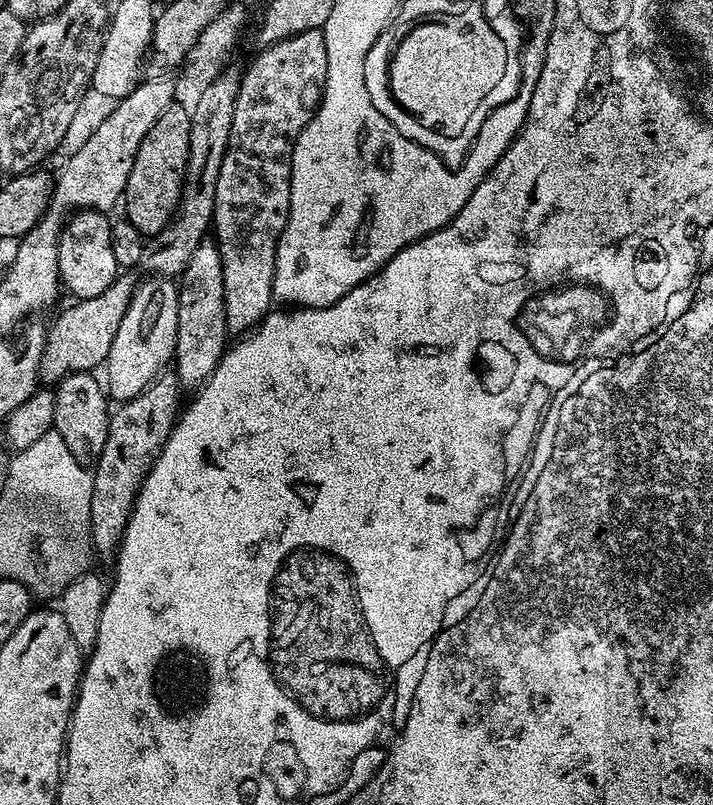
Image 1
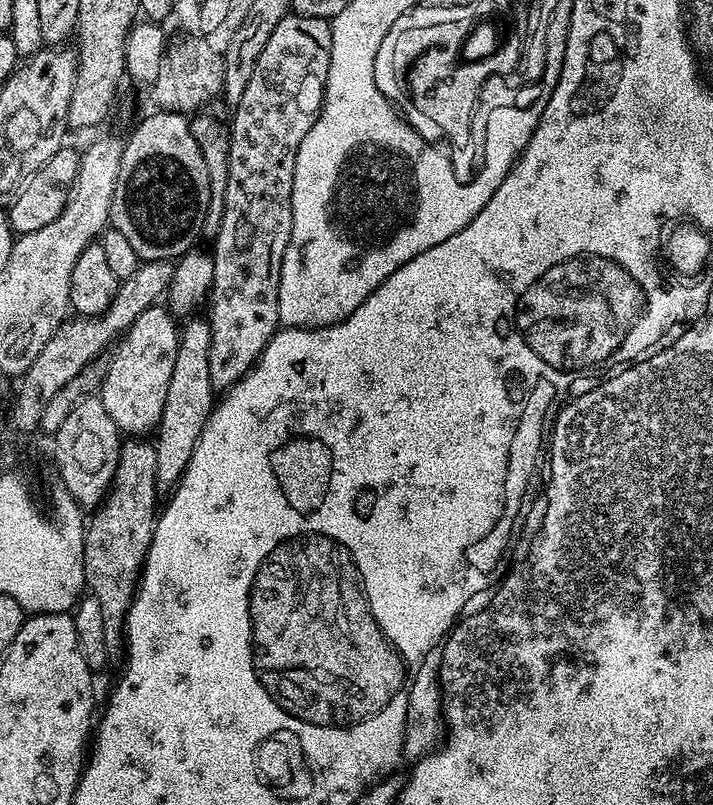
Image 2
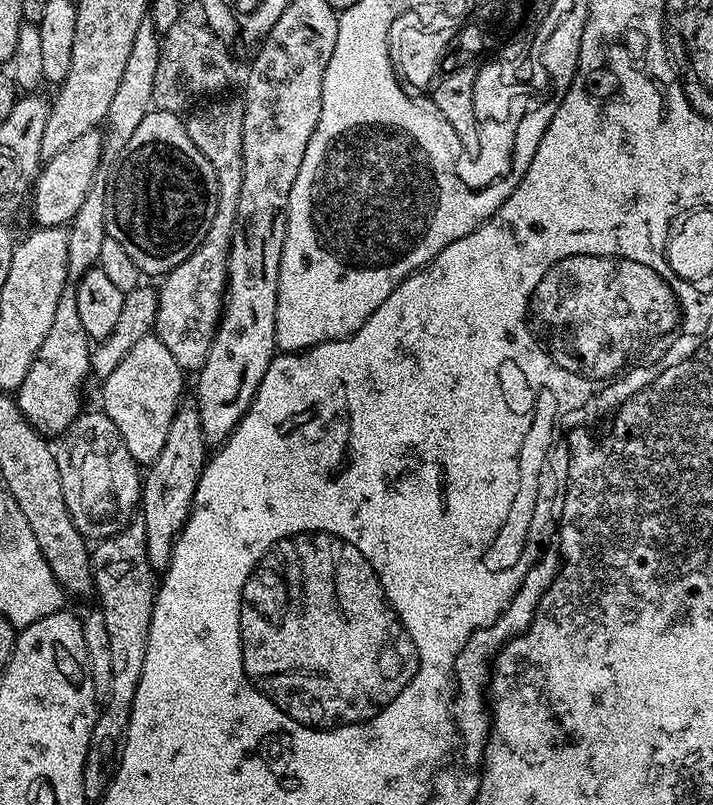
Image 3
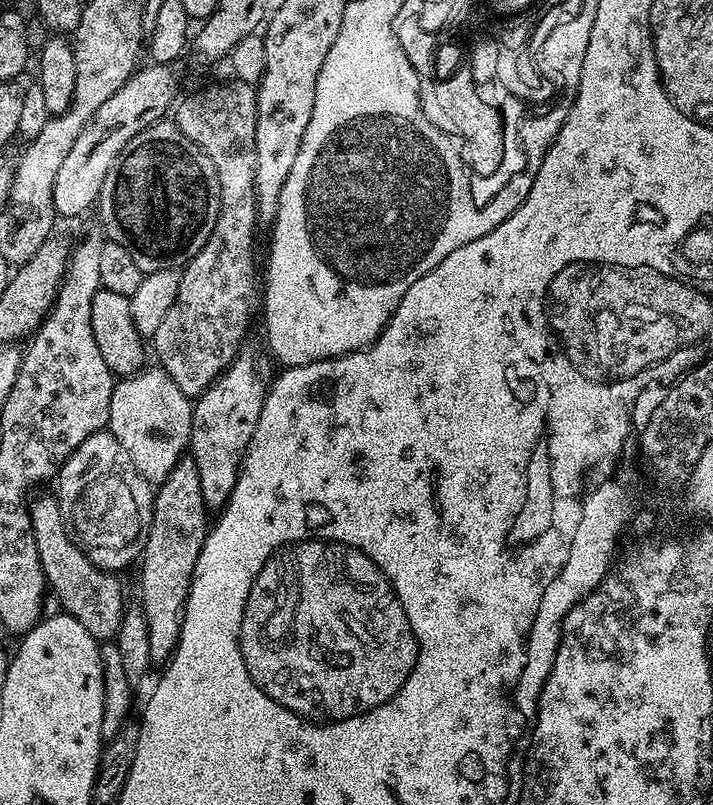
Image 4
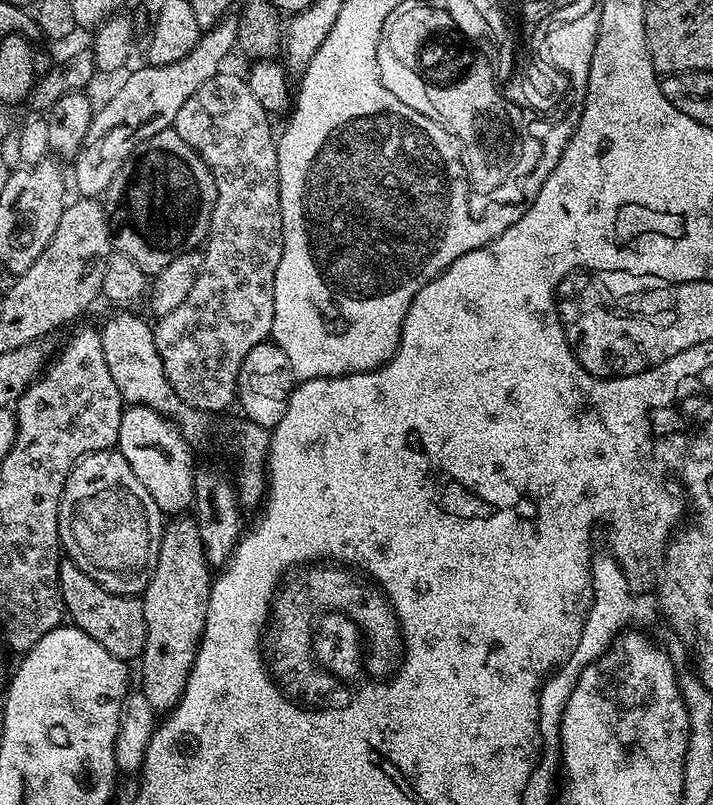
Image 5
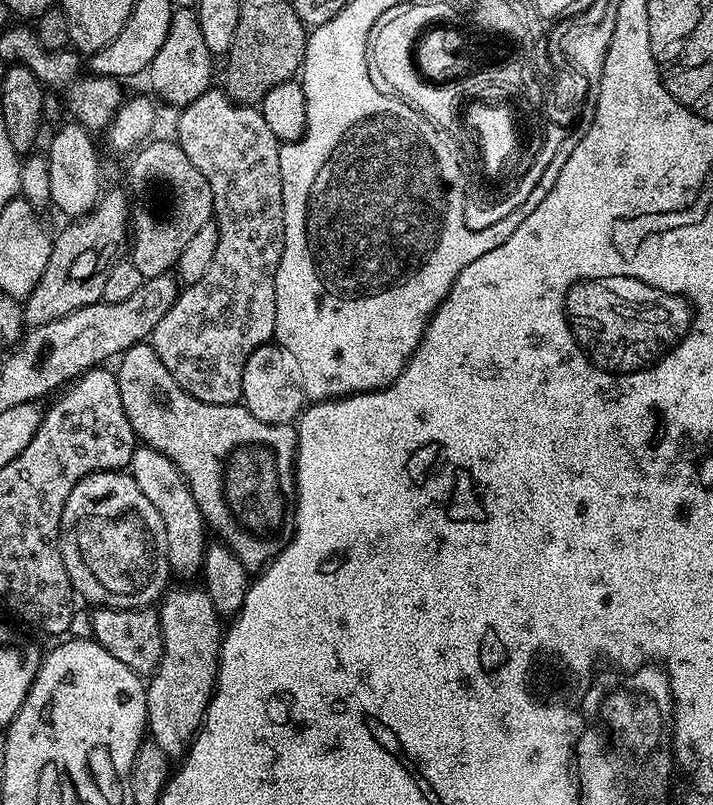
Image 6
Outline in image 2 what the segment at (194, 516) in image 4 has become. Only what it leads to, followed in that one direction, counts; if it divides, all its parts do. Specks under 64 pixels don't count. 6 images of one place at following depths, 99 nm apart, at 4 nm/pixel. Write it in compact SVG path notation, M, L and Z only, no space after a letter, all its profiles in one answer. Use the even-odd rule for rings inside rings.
M188 318L179 329L180 345L174 358L174 370L170 373L170 387L166 389L166 406L162 410L162 418L154 432L156 445L156 486L160 490L171 490L179 484L186 466L190 462L190 454L194 454L194 446L202 434L202 426L210 418L214 407L214 389L210 382L210 326L207 319Z

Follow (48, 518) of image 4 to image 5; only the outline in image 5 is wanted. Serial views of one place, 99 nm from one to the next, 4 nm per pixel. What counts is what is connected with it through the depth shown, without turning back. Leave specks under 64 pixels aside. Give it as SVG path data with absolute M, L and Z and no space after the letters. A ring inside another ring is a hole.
M69 560L61 561L59 590L64 609L73 625L89 634L90 638L102 646L102 650L125 662L135 661L141 656L146 646L146 614L144 601L140 596L110 594Z

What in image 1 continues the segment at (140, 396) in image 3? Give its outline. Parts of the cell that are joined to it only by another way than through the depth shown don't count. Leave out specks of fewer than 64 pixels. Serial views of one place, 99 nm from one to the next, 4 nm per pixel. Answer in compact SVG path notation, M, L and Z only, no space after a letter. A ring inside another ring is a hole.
M153 275L148 280L140 280L136 285L136 293L132 295L130 306L126 310L126 318L122 318L122 326L118 326L118 334L114 334L114 342L110 346L110 354L106 361L108 380L106 392L113 401L123 402L134 398L146 386L165 371L173 363L178 338L178 284L175 279Z

